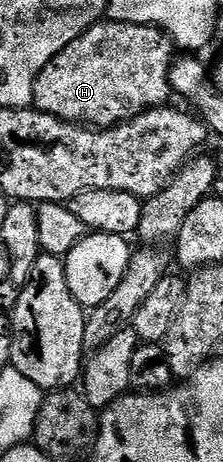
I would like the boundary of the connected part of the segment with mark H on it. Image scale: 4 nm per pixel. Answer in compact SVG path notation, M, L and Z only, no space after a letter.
M109 20L95 22L40 72L34 85L34 106L63 122L77 122L95 128L119 126L121 122L129 122L144 111L156 110L171 101L168 71L175 57L176 47L169 35L155 26Z

